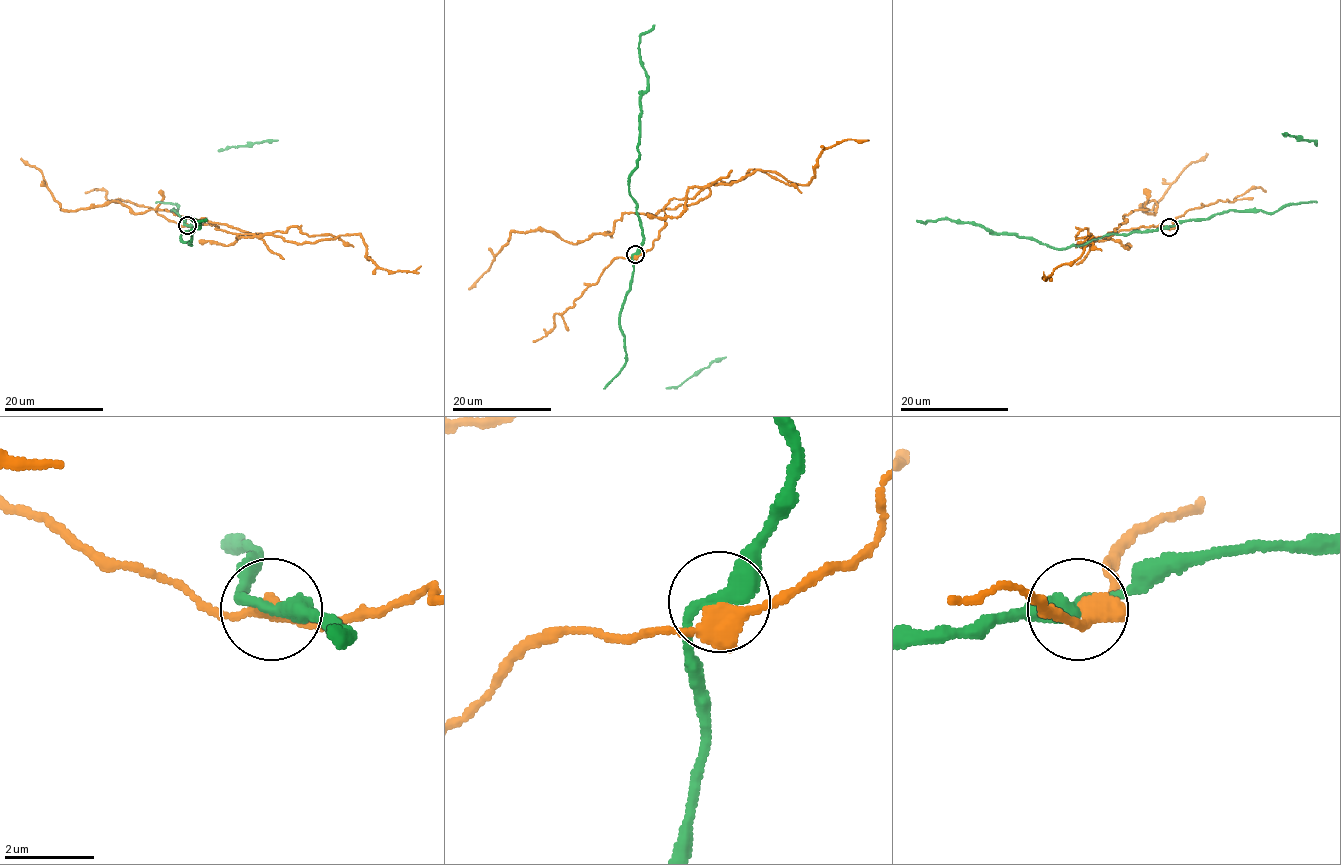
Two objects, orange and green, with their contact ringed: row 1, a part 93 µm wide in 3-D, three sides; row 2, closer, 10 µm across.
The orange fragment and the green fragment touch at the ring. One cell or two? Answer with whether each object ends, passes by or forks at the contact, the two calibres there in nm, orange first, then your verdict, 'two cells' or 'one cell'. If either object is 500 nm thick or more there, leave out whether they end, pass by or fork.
orange passes by; green passes by; calibres 400 and 380 nm; two cells

